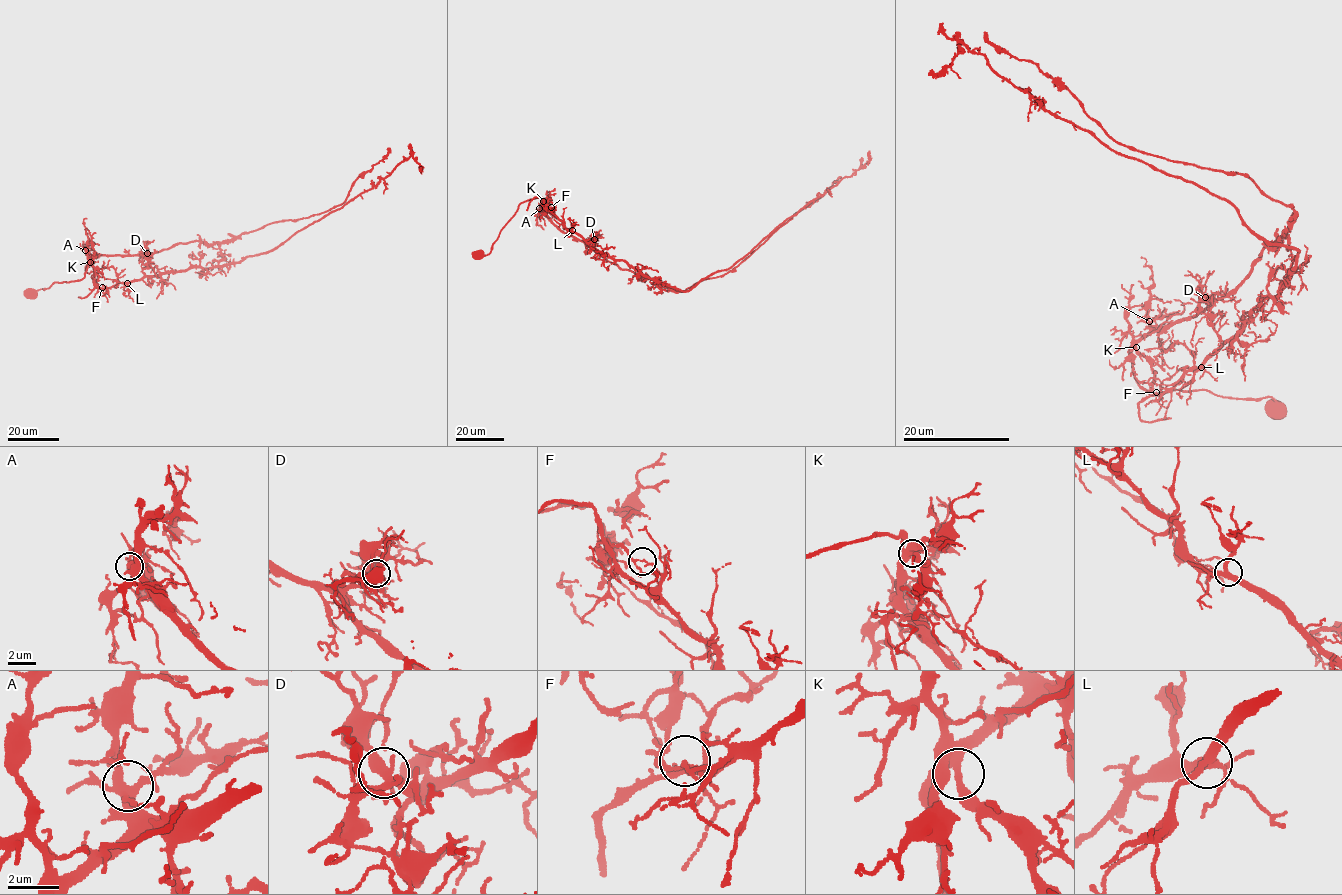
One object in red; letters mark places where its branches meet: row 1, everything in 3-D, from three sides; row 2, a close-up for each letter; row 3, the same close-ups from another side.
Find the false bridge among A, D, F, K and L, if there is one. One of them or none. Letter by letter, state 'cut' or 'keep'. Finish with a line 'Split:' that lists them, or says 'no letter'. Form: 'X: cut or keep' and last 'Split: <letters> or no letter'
A: keep
D: keep
F: cut
K: keep
L: keep
Split: F

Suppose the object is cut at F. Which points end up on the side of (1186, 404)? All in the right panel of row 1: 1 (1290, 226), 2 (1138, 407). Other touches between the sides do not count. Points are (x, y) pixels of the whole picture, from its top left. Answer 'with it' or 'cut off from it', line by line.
1: cut off from it
2: with it

